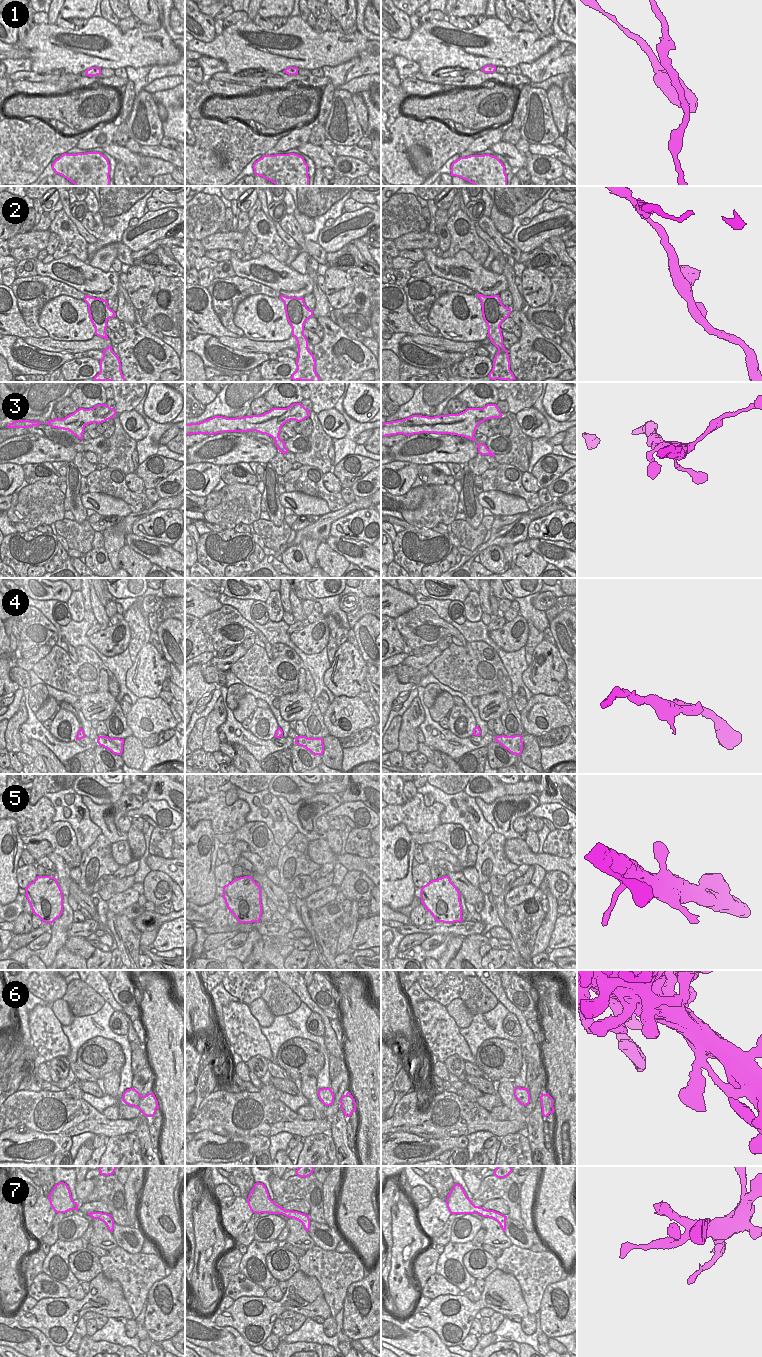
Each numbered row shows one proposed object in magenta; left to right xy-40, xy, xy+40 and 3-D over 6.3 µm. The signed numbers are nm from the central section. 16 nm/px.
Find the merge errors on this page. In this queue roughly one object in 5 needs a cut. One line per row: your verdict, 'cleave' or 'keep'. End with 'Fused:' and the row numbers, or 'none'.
1: keep
2: keep
3: keep
4: keep
5: keep
6: keep
7: keep
Fused: none

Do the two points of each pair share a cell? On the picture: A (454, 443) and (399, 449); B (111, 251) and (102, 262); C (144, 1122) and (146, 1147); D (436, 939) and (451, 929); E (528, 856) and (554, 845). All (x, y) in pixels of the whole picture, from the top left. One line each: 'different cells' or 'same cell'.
A: same cell
B: same cell
C: same cell
D: different cells
E: different cells

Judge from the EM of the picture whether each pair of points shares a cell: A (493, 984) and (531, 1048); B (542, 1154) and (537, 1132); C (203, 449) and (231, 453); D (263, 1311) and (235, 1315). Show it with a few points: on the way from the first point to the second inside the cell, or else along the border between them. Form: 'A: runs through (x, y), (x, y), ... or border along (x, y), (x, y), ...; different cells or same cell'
A: runs through (504, 1000), (521, 1017), (527, 1032); same cell
B: runs through (538, 1149), (537, 1137); same cell
C: runs through (210, 449), (224, 449); same cell
D: runs through (256, 1316), (242, 1316); same cell

